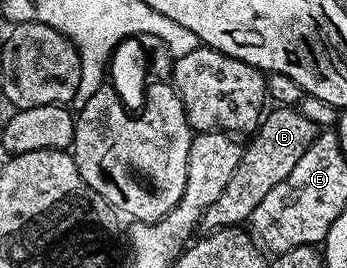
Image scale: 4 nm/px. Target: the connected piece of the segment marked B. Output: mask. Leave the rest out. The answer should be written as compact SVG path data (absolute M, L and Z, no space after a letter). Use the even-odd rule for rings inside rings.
M275 107L272 110L259 122L259 128L250 134L248 141L251 142L246 142L241 163L237 163L225 191L221 191L220 197L210 205L209 211L205 211L202 223L204 230L229 229L250 222L261 199L265 199L265 195L269 195L269 191L273 191L273 187L277 187L277 183L281 183L281 179L293 171L301 155L313 147L315 138L321 132L318 125L305 118L295 107Z

